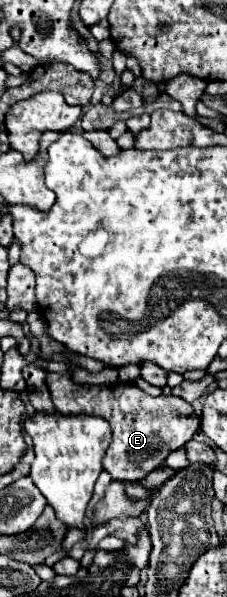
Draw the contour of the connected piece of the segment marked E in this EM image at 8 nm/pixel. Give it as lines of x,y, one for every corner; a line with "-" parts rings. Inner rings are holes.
51,373
47,385
53,405
61,415
97,415
111,425
113,441
103,459
103,469
117,481
143,479
155,467
163,465
165,457
183,447
199,429
199,417
187,401
181,401
181,397
175,395
151,397
135,383
79,385
67,375

